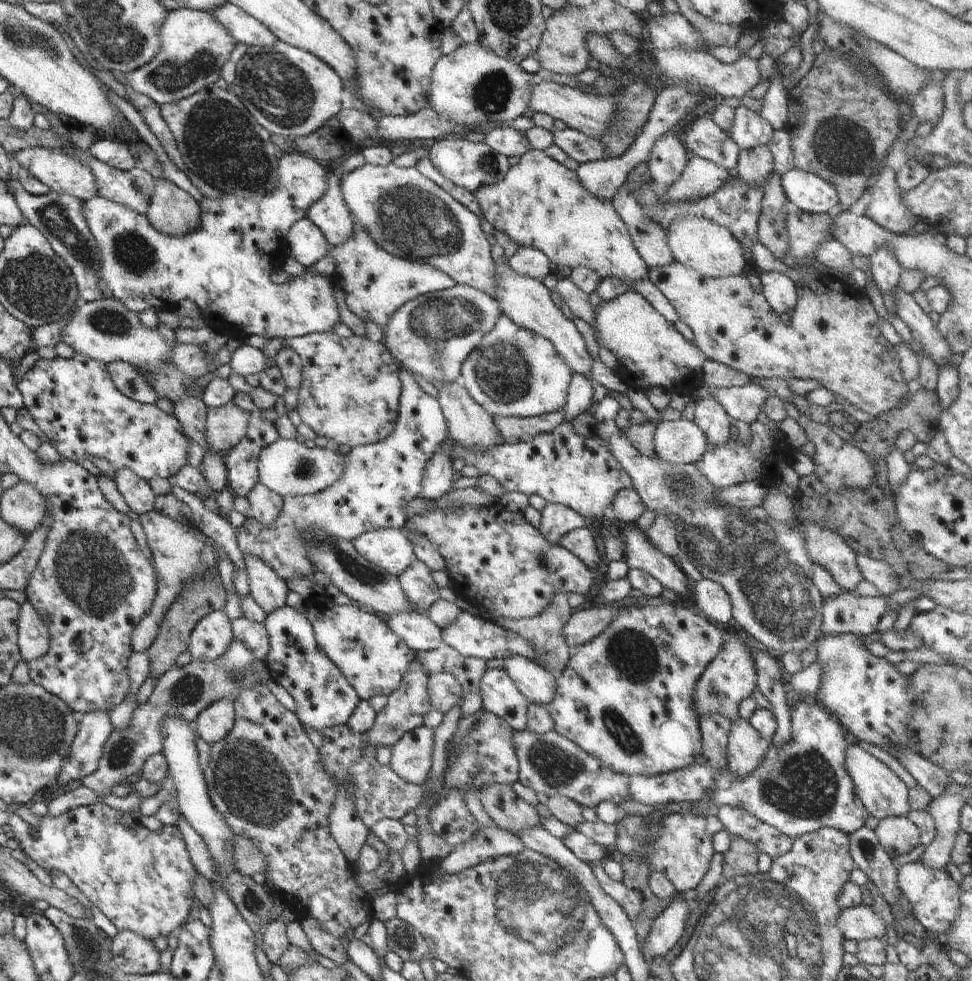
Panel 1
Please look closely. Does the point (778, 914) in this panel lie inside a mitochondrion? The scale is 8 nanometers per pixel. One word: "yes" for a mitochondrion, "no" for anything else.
yes

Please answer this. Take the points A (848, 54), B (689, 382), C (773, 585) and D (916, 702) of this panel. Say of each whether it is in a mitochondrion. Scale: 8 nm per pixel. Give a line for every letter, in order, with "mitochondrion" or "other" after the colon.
A: other
B: other
C: mitochondrion
D: other

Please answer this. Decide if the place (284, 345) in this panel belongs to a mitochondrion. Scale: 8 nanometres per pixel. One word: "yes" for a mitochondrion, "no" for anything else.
no

